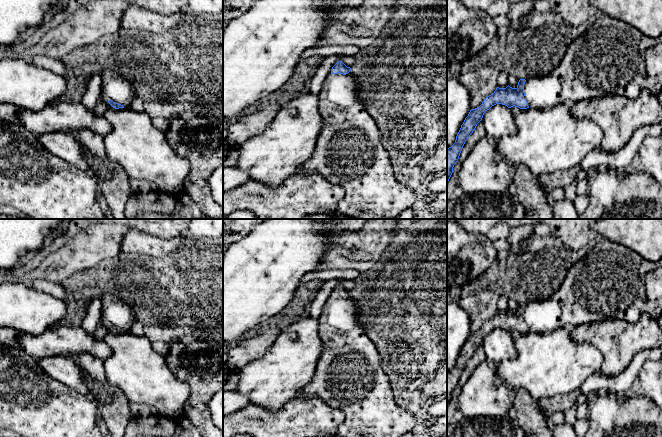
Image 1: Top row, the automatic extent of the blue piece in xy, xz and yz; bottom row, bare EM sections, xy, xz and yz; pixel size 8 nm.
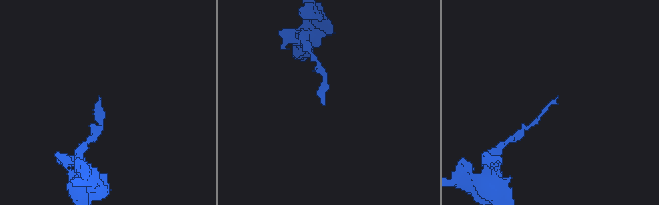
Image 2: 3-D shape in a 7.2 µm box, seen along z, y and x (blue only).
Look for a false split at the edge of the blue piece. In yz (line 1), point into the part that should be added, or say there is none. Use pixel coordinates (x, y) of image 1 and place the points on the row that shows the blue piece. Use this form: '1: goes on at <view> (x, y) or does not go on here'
1: goes on at yz (608, 58)

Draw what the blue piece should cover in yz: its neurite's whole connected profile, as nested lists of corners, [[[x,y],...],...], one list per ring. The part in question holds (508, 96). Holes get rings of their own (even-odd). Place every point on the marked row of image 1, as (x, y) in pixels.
[[[599,14],[596,21],[572,41],[562,61],[551,74],[520,79],[516,88],[509,85],[506,88],[497,87],[479,107],[470,110],[455,143],[447,148],[447,183],[466,140],[482,120],[484,113],[496,104],[508,108],[549,109],[556,104],[576,103],[606,95],[620,95],[634,100],[645,88],[652,94],[659,95],[662,92],[662,73],[654,77],[646,75],[645,55],[648,48],[660,42],[662,38],[650,38],[623,21]]]

